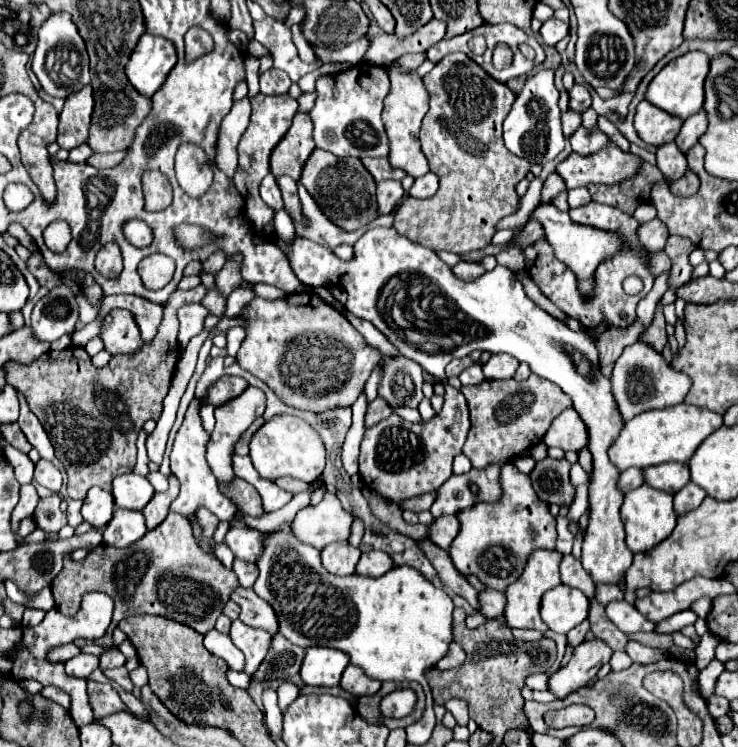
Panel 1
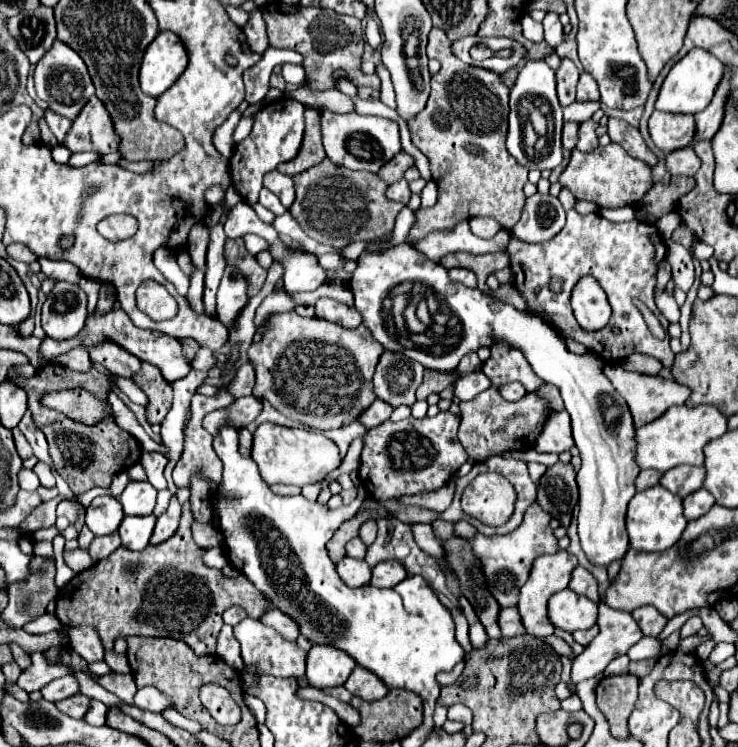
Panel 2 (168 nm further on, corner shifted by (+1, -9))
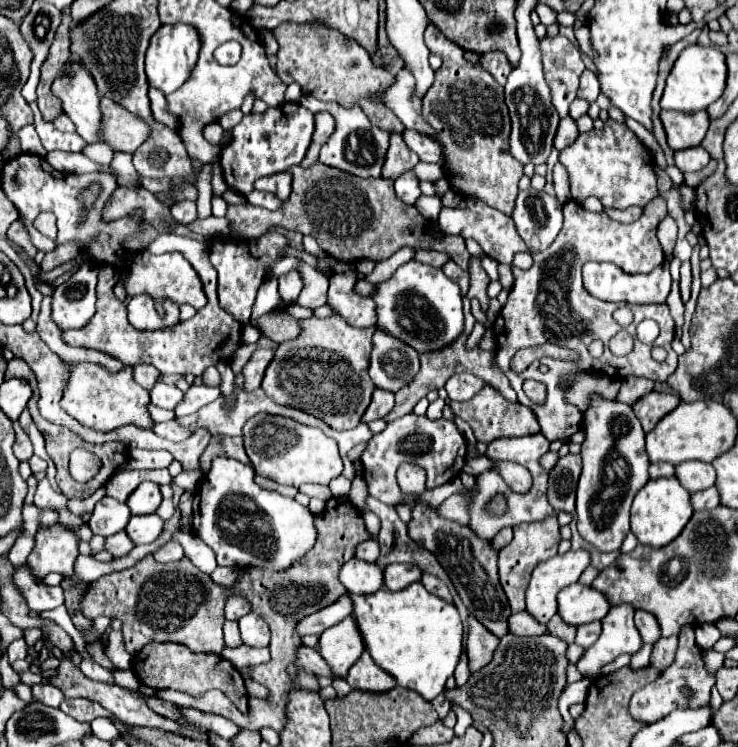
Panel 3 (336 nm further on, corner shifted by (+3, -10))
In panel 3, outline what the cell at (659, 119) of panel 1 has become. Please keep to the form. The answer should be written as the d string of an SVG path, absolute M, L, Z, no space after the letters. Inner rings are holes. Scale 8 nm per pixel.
M663 110L661 120L667 132L667 142L673 150L685 150L699 146L707 134L707 112L675 112L675 110Z

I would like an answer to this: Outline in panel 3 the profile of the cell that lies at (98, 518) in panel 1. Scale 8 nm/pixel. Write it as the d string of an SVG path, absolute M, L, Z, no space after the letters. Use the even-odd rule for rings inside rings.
M105 496L95 504L95 510L89 520L89 528L93 530L93 534L111 536L125 530L129 518L131 518L131 512L127 504L121 504L115 498Z

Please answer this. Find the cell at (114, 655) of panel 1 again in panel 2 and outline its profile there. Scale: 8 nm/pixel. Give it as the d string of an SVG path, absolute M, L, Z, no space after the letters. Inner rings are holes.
M93 627L67 629L71 633L71 649L79 653L87 663L103 661L103 645Z

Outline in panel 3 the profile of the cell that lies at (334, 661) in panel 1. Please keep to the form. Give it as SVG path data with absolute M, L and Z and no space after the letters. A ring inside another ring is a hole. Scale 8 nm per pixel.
M347 616L333 628L327 628L319 638L317 650L329 662L333 674L345 678L349 668L359 660L365 650L357 620L353 616Z

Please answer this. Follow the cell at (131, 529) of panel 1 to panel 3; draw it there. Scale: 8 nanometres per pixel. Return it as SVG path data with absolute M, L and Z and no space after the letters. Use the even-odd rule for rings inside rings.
M147 514L147 516L131 516L125 532L135 544L149 544L159 538L163 532L163 520L157 514Z

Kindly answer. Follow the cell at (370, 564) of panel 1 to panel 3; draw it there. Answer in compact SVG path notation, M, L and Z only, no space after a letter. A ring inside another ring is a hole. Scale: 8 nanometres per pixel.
M389 564L385 568L385 586L389 590L403 590L409 584L421 580L423 570L419 566L409 566L409 564Z

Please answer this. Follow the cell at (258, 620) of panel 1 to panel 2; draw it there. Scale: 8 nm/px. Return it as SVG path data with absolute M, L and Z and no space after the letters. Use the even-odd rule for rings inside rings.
M267 609L261 619L263 625L273 627L279 635L283 635L287 641L295 641L299 637L299 631L295 629L295 621L291 621L291 617L287 617L285 613L281 613L279 609Z

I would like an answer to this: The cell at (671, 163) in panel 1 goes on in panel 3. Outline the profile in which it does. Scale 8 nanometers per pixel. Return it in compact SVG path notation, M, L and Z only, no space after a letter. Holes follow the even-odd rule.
M703 146L675 152L675 164L681 172L697 172L697 170L705 168L709 164L709 160L711 160L711 156L709 156L709 152L705 152Z

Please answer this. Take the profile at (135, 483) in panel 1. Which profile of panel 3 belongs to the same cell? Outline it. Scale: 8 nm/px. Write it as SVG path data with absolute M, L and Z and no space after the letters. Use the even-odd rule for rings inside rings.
M143 482L139 488L129 496L127 506L131 514L153 514L161 504L161 490L155 482Z

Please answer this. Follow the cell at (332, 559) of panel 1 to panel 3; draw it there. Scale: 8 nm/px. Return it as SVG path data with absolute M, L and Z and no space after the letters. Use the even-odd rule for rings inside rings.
M351 558L349 562L345 562L339 578L351 594L373 594L385 584L383 570L377 564L359 558Z

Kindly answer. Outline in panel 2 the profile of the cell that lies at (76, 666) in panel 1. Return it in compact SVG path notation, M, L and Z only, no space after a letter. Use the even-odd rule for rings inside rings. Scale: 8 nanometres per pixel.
M67 675L67 677L55 679L49 685L45 685L41 689L41 693L43 693L43 699L57 703L59 699L67 699L67 697L79 693L79 681L75 675Z

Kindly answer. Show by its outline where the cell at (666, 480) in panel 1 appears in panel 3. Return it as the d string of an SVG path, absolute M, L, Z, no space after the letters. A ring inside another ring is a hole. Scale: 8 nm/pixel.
M681 462L675 476L691 494L715 484L715 468L707 462Z

